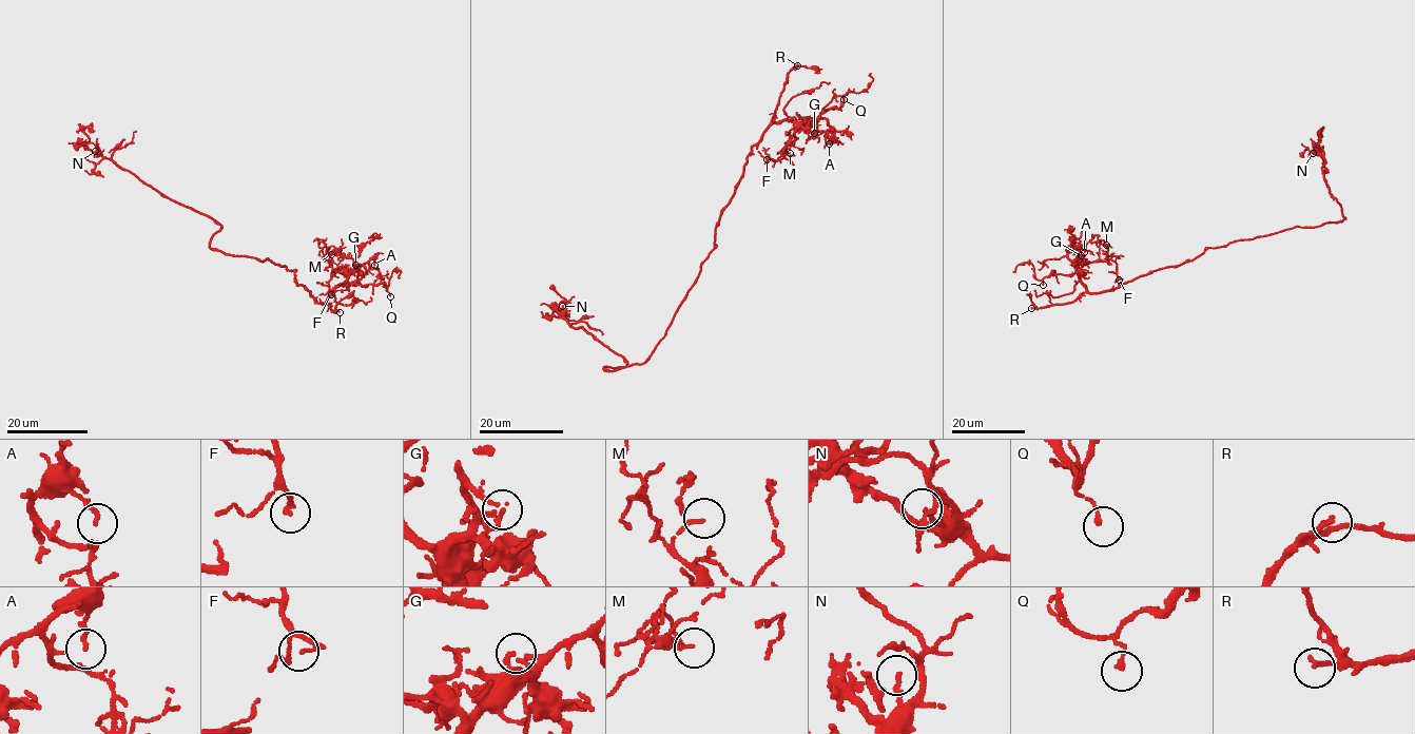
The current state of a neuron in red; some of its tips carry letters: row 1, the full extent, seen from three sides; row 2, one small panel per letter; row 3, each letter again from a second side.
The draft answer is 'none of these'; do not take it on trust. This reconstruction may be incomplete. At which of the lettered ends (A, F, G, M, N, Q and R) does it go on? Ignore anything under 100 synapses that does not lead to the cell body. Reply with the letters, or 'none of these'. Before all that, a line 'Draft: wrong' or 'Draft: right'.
Draft: wrong
R

